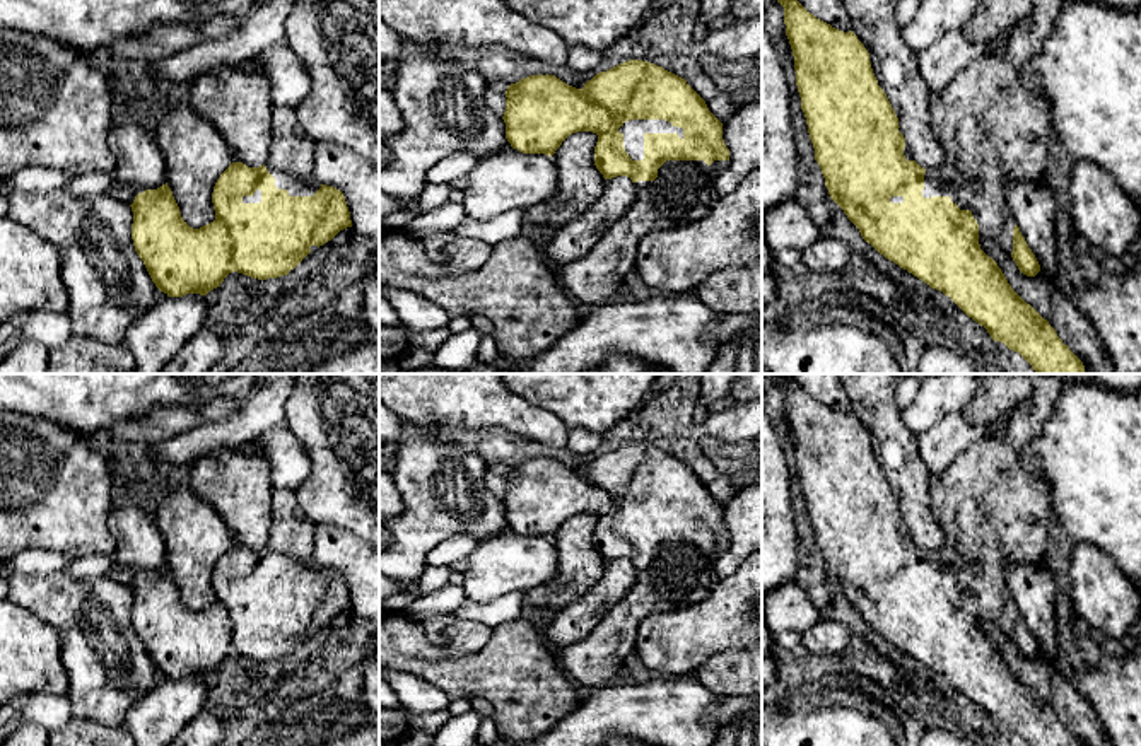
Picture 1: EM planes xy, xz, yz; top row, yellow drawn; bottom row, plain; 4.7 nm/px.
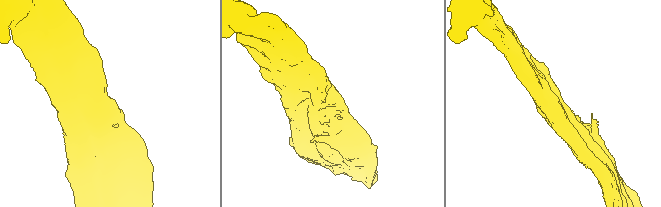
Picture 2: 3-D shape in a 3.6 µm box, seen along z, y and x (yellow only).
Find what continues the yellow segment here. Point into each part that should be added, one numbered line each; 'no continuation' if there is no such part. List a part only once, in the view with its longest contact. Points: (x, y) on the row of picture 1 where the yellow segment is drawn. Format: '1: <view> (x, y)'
1: xz (632, 130)

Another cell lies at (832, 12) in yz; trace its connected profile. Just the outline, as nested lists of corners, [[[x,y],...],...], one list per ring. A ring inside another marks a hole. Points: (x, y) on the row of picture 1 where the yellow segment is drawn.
[[[798,0],[816,19],[830,24],[832,27],[849,32],[852,31],[849,14],[842,0]]]

